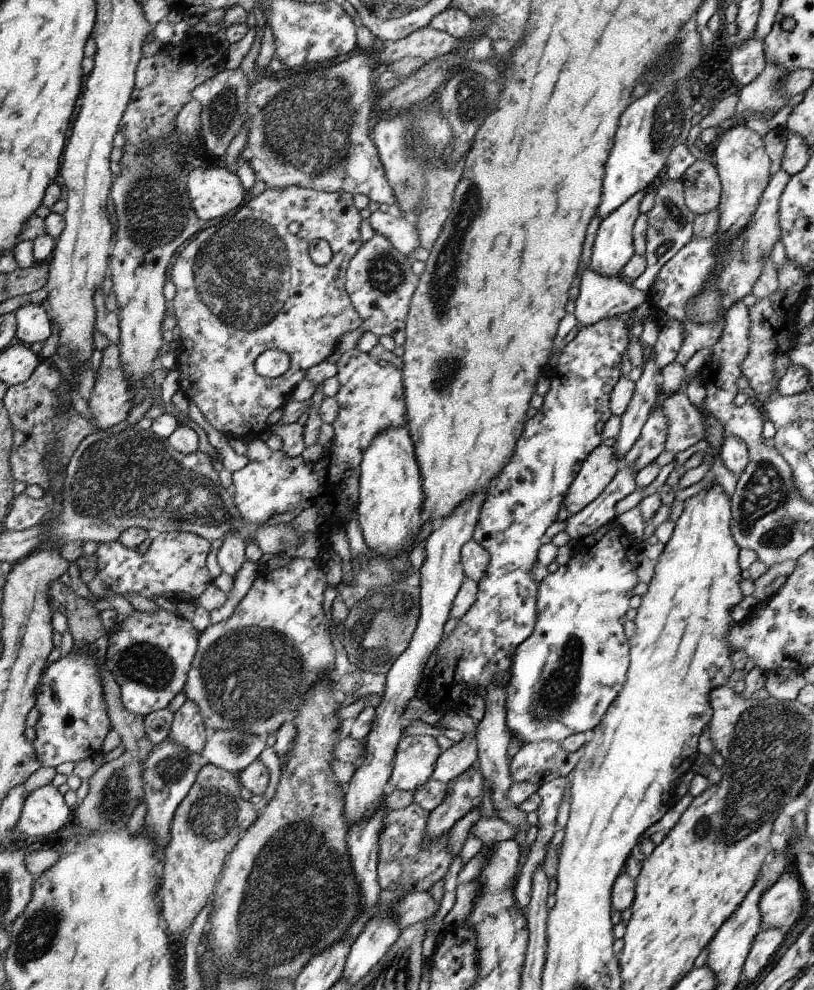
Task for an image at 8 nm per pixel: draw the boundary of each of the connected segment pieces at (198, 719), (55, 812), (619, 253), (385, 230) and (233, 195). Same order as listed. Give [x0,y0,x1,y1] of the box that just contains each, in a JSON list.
[[166,700,206,754],[14,785,70,840],[590,192,646,275],[368,211,419,256],[187,166,244,222]]

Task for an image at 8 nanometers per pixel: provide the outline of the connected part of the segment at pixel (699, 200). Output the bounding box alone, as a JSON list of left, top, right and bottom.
[680,160,721,215]

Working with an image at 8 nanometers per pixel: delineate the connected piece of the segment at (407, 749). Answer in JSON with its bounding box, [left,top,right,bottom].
[387,735,442,791]

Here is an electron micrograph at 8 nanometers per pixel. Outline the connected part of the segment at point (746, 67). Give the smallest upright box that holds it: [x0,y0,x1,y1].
[730,37,765,86]

